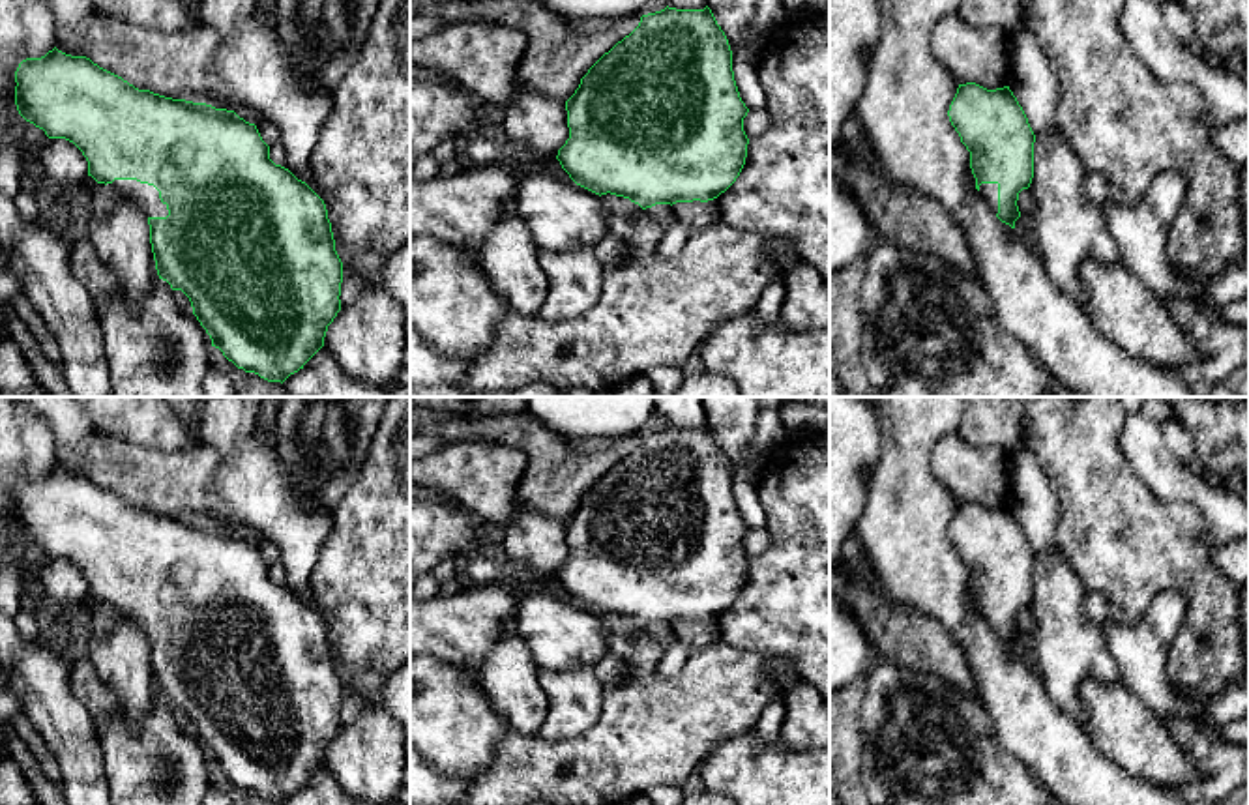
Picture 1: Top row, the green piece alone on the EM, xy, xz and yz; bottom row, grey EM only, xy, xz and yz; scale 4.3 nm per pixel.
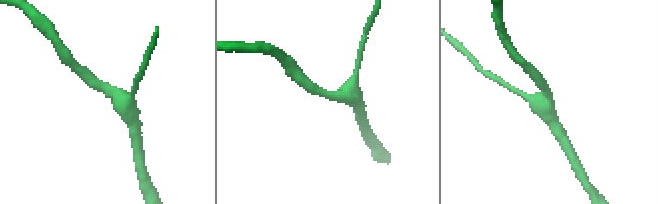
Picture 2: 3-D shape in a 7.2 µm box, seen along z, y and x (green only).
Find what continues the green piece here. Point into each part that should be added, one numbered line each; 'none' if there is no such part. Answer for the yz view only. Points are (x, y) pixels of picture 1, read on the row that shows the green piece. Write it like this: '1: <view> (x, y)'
1: yz (989, 191)

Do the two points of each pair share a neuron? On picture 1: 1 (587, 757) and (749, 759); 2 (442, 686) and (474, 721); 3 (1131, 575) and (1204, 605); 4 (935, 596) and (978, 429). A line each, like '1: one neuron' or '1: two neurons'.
1: two neurons
2: one neuron
3: one neuron
4: two neurons

